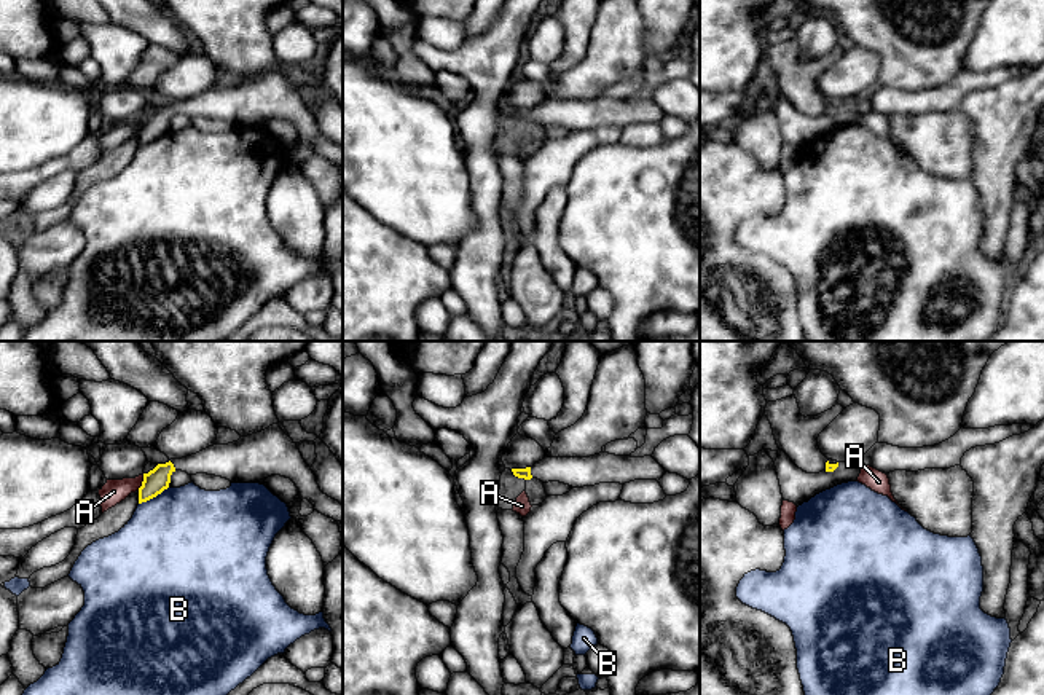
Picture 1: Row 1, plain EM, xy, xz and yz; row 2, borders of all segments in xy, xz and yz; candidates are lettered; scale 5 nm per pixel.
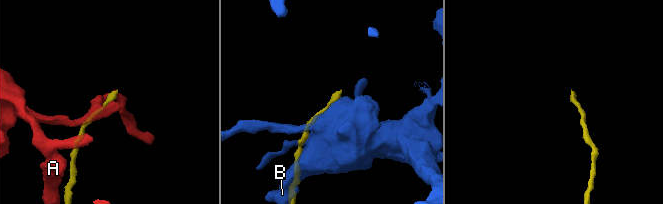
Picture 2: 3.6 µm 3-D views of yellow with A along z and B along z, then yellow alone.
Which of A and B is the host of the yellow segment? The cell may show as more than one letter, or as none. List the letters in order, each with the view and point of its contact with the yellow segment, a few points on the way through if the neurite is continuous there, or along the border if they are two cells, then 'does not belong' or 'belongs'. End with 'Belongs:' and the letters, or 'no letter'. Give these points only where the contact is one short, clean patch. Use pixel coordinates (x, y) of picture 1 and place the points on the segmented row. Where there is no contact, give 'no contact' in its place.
A: xy (142, 482) | along xy (144, 474), (142, 485), (137, 490) | does not belong
B: xy (153, 496) | does not belong
Belongs: no letter

